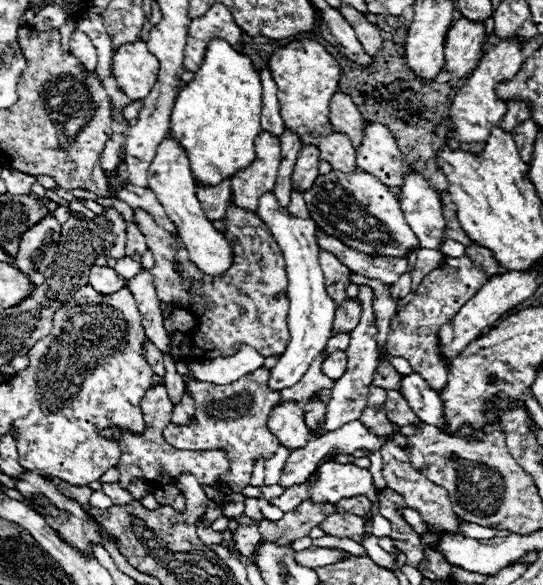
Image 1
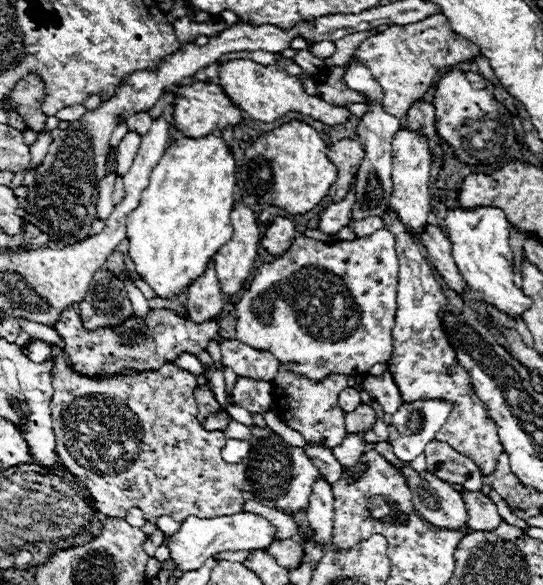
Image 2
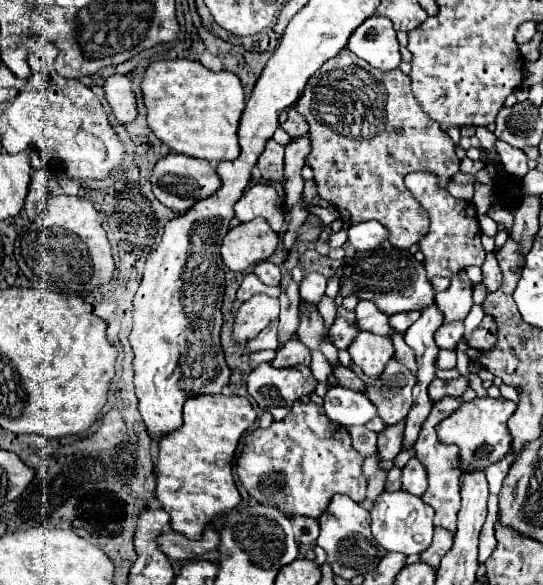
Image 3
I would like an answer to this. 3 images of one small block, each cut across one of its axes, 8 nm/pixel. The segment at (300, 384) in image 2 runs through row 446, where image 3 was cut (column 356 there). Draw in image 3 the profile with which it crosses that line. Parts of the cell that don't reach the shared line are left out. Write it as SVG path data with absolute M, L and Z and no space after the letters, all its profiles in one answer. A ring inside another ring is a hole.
M338 308L336 310L336 320L330 328L330 342L338 348L338 350L346 350L354 336L358 334L360 330L356 328L356 320L354 320L354 312L352 310L346 310L346 308Z

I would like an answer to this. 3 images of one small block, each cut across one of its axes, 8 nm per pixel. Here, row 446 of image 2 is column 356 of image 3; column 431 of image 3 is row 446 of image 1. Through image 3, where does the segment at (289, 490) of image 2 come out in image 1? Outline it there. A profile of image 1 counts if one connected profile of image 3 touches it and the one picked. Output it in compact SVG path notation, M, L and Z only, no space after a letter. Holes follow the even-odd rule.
M296 402L278 404L268 418L268 428L288 450L304 448L310 440L310 430L304 422L304 412Z

